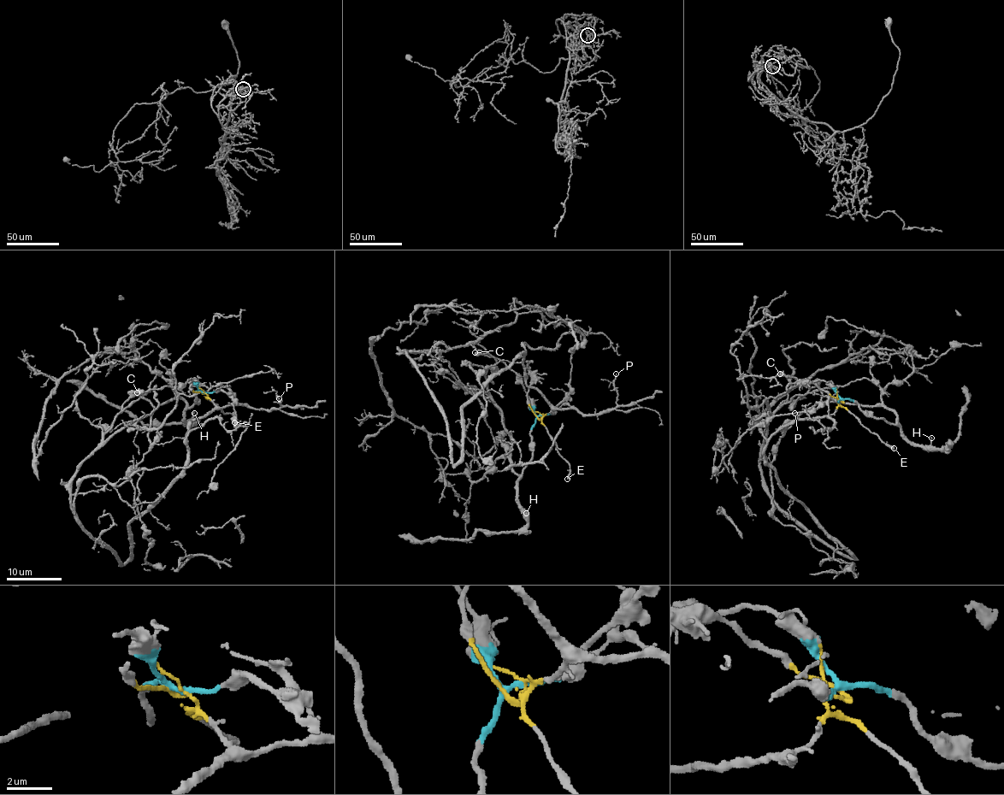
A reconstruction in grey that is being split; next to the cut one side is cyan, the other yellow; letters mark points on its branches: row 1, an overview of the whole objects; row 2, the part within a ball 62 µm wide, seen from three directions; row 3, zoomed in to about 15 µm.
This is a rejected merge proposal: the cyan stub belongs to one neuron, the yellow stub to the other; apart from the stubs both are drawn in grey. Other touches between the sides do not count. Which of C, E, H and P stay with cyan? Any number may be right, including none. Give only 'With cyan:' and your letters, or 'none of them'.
With cyan: C, H

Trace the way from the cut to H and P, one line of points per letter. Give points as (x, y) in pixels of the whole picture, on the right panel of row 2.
H: (841, 399), (850, 399), (862, 411), (899, 427), (900, 432), (911, 442), (927, 446), (931, 438)
P: (841, 399), (840, 405), (830, 416), (833, 423), (829, 430), (818, 421), (812, 421), (804, 411), (795, 413)

